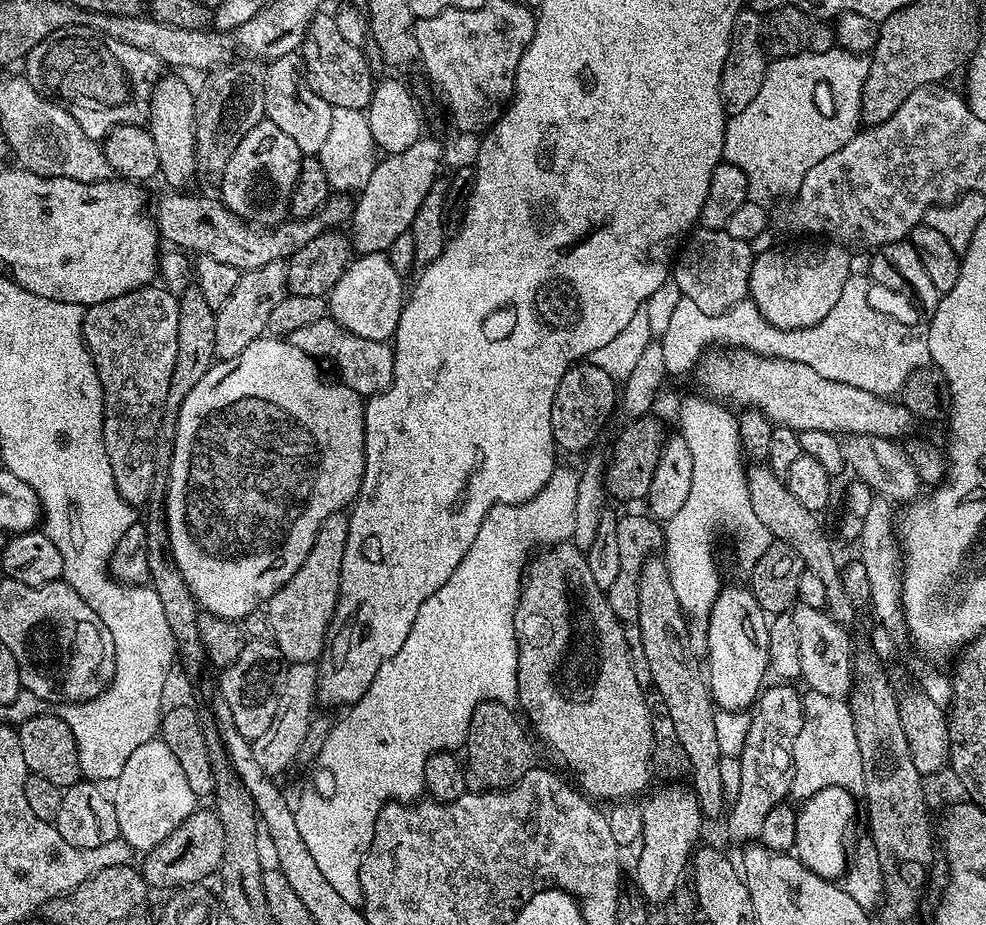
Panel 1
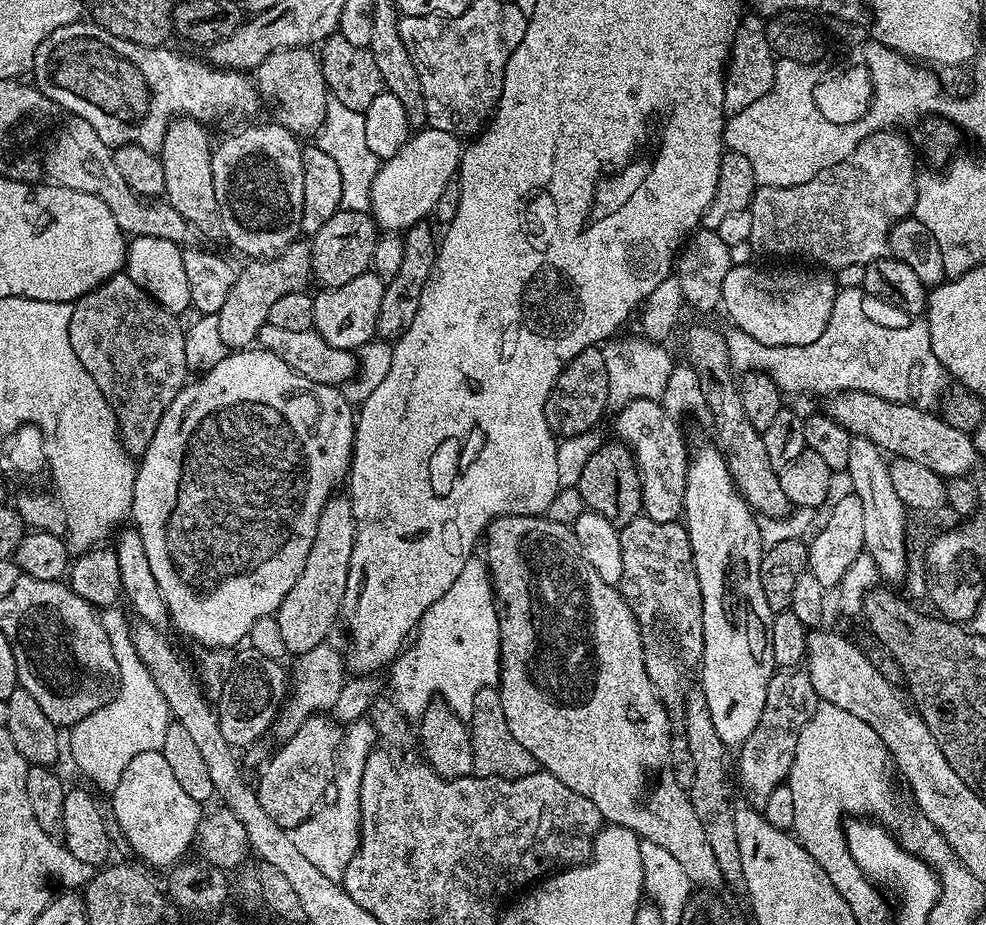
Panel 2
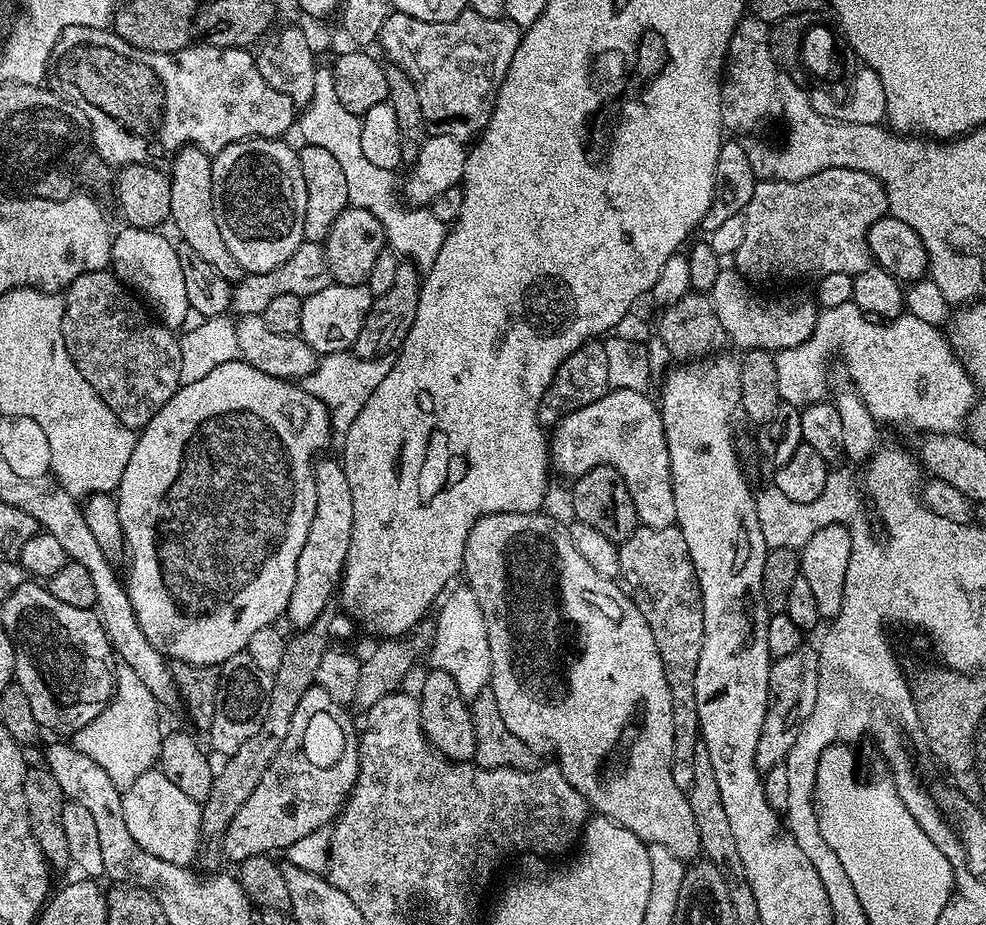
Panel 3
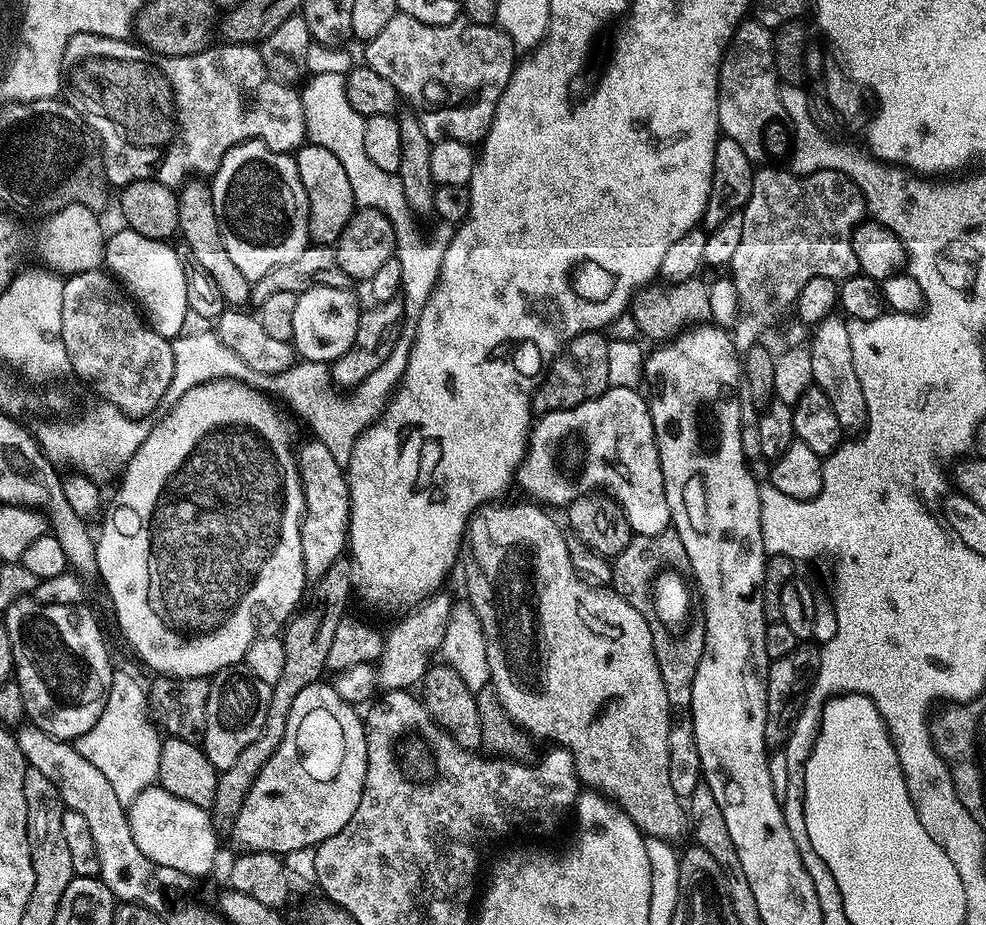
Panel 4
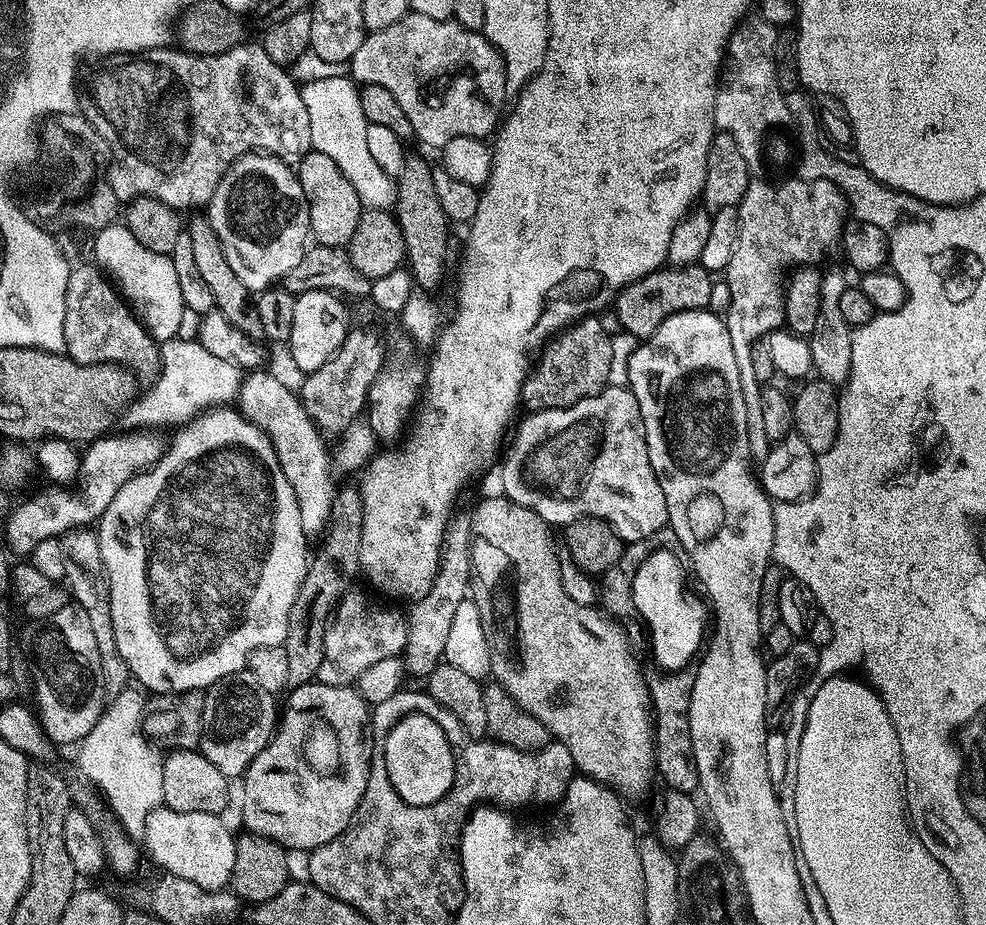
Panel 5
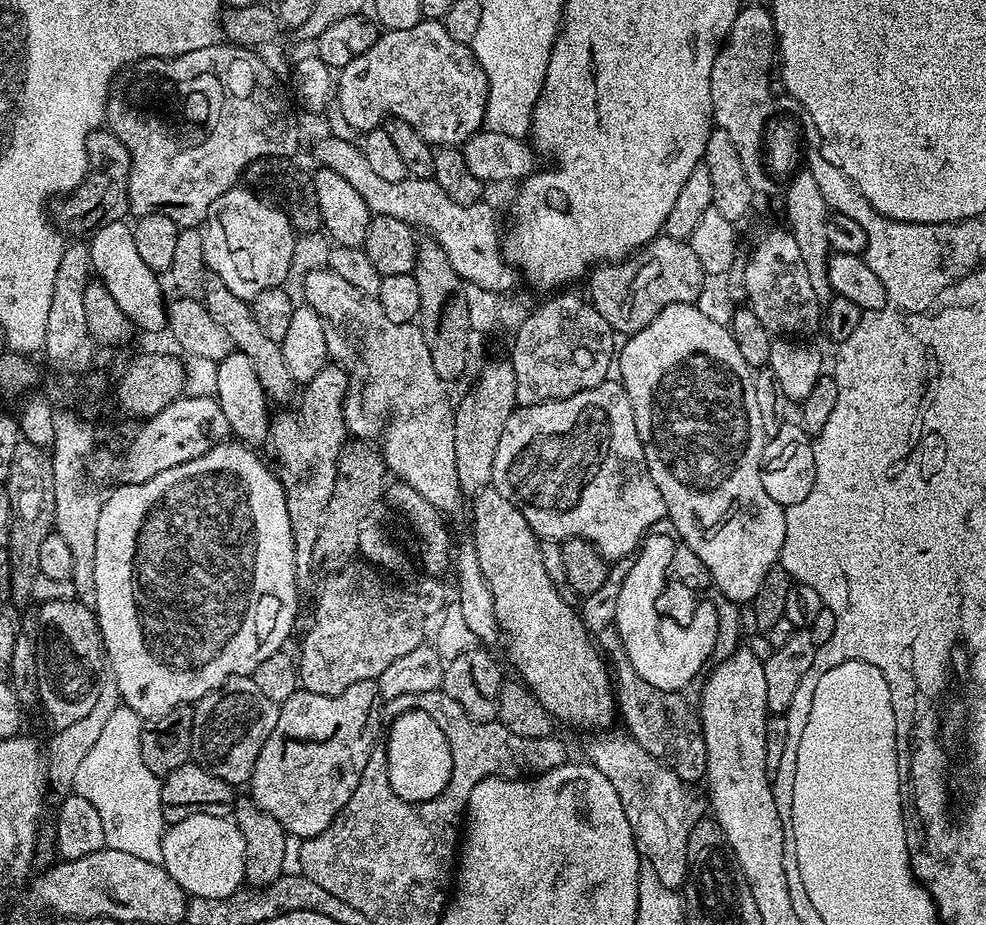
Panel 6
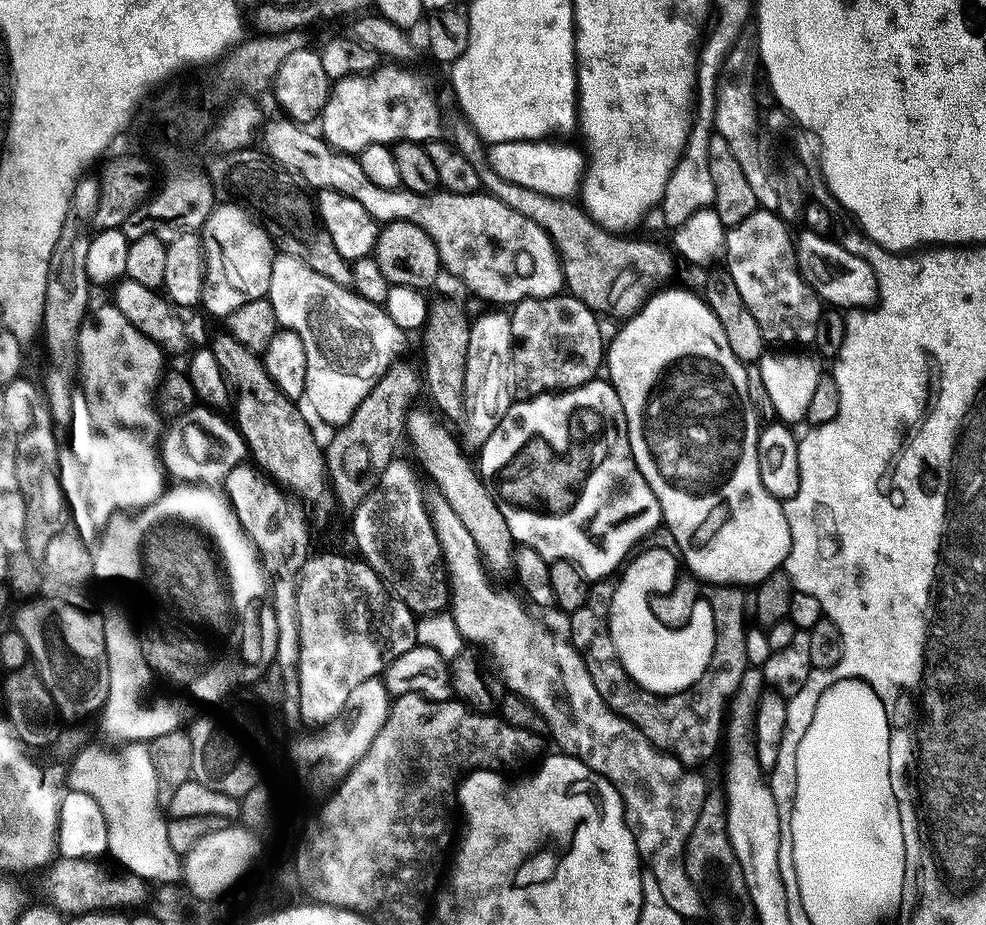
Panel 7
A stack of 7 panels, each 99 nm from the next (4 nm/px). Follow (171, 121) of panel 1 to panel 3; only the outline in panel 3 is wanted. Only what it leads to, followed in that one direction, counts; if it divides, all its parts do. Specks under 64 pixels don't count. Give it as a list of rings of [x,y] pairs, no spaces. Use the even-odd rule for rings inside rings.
[[[185,146],[171,157],[170,165],[170,224],[176,227],[179,239],[186,246],[191,246],[222,278],[230,282],[240,279],[240,263],[226,250],[222,239],[222,230],[218,230],[216,211],[214,210],[214,182],[212,181],[213,157],[201,148]]]

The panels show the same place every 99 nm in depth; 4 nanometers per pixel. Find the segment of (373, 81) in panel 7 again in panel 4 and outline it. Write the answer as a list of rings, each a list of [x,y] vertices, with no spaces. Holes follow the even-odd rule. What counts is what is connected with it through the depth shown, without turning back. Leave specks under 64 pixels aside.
[[[398,14],[394,18],[390,18],[390,22],[386,22],[386,27],[382,29],[382,34],[378,34],[373,40],[367,41],[363,45],[363,48],[363,63],[367,67],[372,68],[374,74],[382,74],[382,78],[386,78],[386,82],[390,82],[390,86],[394,86],[394,90],[400,96],[401,101],[405,105],[409,104],[412,107],[409,109],[413,113],[426,118],[426,127],[429,133],[446,140],[457,140],[463,144],[471,144],[473,146],[479,145],[483,141],[484,135],[490,130],[498,102],[510,82],[513,68],[518,64],[518,57],[516,58],[516,55],[518,55],[517,49],[508,35],[500,31],[499,27],[492,24],[473,24],[467,18],[458,18],[452,24],[427,24],[426,22],[418,22],[418,18],[414,18],[413,16]]]

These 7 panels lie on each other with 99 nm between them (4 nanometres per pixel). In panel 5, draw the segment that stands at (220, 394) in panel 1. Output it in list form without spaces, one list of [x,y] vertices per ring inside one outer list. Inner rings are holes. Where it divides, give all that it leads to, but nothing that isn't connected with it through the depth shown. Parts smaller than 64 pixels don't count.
[[[228,406],[209,410],[195,417],[182,431],[184,432],[173,444],[171,441],[167,445],[163,458],[147,472],[139,472],[130,482],[126,482],[126,486],[118,490],[118,494],[114,494],[114,502],[110,502],[98,521],[102,562],[108,572],[114,642],[118,642],[118,654],[122,654],[122,662],[126,662],[131,679],[141,689],[152,694],[207,690],[211,684],[222,678],[245,671],[248,656],[260,647],[283,645],[287,636],[287,623],[290,622],[290,610],[298,596],[299,587],[302,586],[310,559],[310,540],[302,530],[302,518],[298,514],[294,490],[290,482],[286,482],[286,474],[282,474],[282,466],[278,466],[272,444],[266,435],[249,423],[239,411]]]

